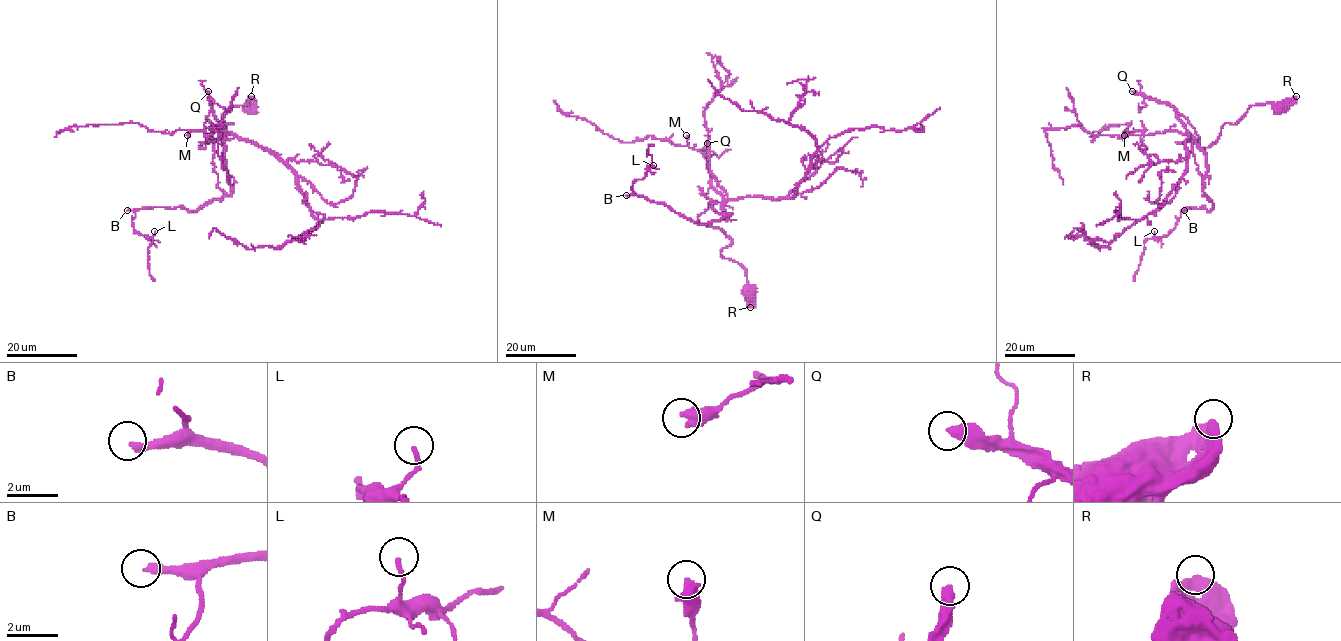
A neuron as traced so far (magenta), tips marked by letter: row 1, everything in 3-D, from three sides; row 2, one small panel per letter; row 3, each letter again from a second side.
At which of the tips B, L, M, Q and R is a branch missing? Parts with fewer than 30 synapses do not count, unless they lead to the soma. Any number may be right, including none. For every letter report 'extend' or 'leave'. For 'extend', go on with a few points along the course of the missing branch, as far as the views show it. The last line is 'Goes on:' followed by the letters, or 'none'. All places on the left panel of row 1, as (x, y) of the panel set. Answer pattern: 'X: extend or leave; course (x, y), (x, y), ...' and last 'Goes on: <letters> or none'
B: extend
L: leave
M: leave
Q: extend; course (208, 91), (208, 79), (218, 69), (234, 40), (262, 17), (273, 1)
R: leave
Goes on: B, Q

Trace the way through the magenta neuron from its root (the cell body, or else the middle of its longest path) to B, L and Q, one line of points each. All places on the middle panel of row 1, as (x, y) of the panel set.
B: (749, 289), (746, 271), (721, 254), (732, 240), (699, 221), (714, 188), (730, 214), (703, 224), (626, 195)
L: (749, 289), (698, 218), (722, 195), (730, 214), (692, 222), (631, 189), (653, 165)
Q: (749, 289), (746, 271), (721, 254), (732, 240), (698, 218), (709, 207), (707, 143)

